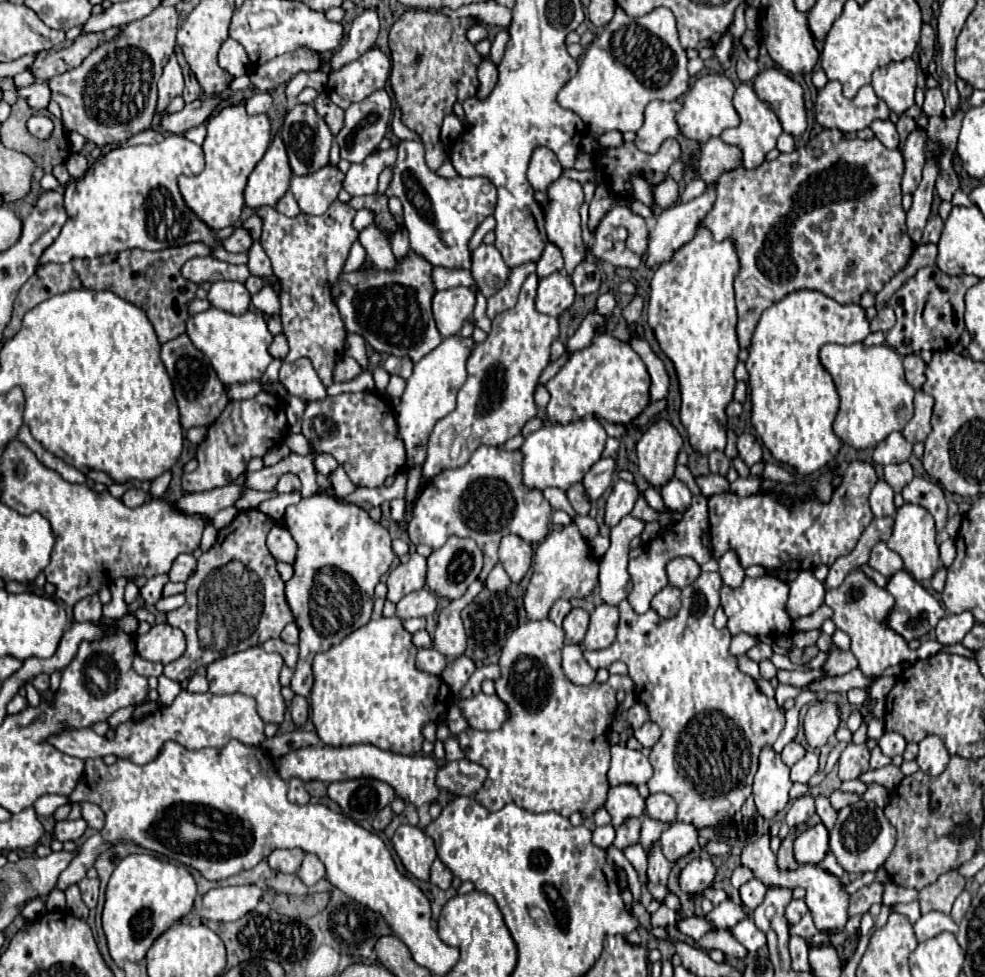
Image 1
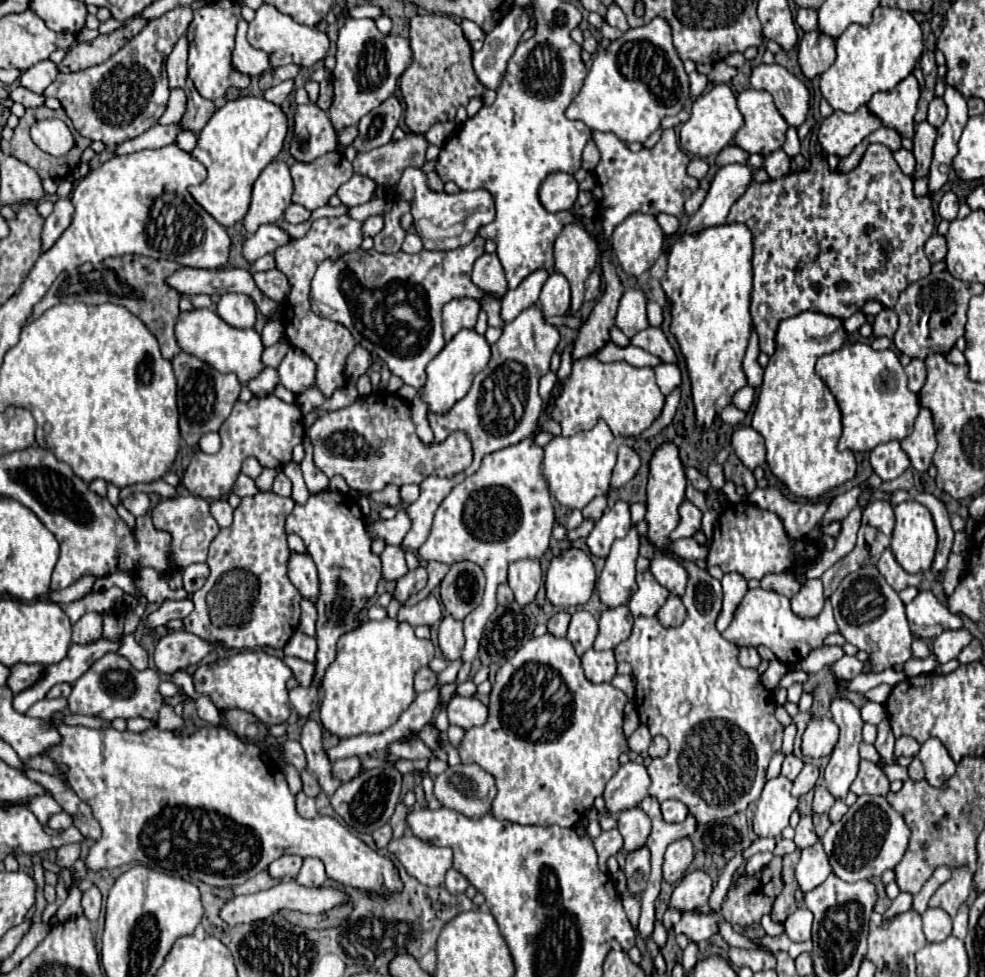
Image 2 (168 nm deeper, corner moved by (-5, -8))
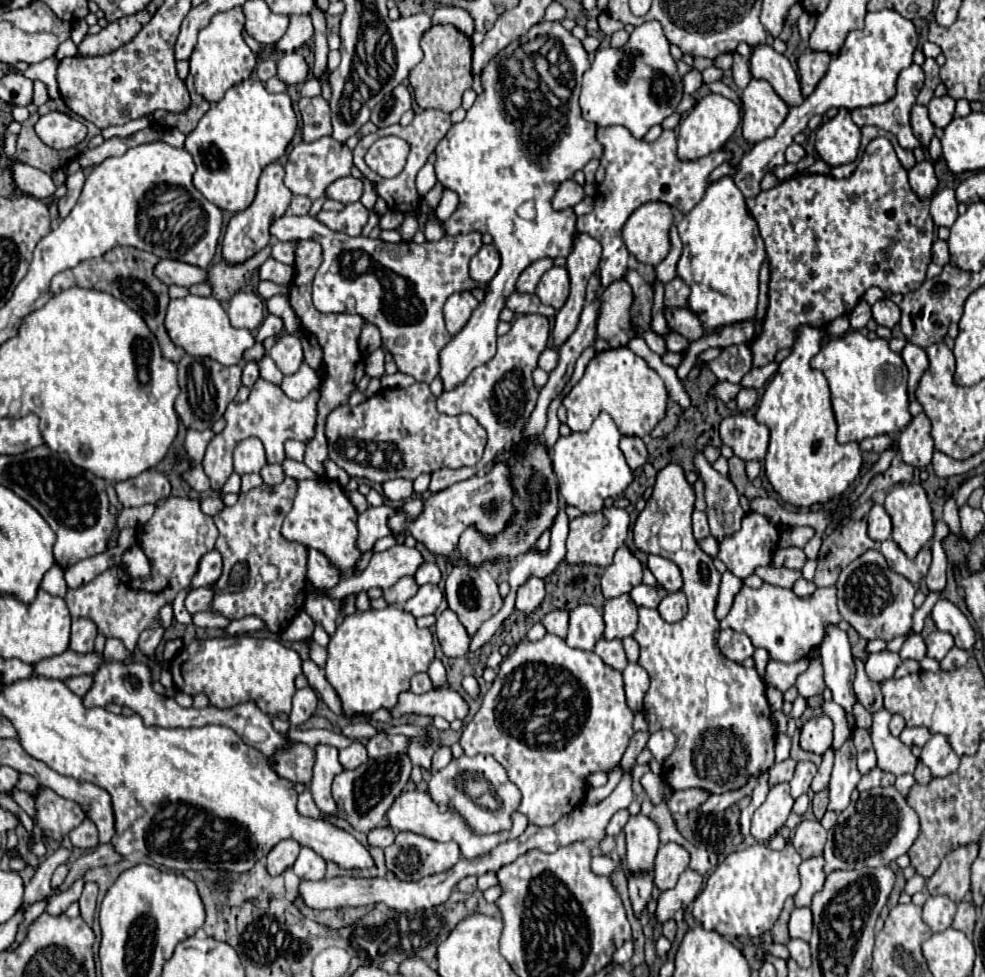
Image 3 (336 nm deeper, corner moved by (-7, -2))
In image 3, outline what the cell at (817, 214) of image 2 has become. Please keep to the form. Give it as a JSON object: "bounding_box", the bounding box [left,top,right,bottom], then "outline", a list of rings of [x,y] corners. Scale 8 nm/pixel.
{"bounding_box":[747,137,935,367],"outline":[[[885,137],[869,141],[857,169],[847,179],[801,173],[747,199],[747,209],[759,225],[769,261],[769,307],[761,335],[751,341],[753,367],[771,363],[777,351],[791,347],[797,325],[811,323],[827,327],[833,319],[851,313],[863,293],[873,285],[885,293],[905,295],[915,291],[925,279],[935,239],[935,223],[929,205],[931,199],[921,199],[911,191],[907,171],[899,163],[891,141]]]}

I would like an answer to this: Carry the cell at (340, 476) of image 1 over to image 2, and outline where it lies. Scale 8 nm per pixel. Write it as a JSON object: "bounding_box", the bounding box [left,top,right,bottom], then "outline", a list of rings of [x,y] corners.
{"bounding_box":[369,485,403,507],"outline":[[[387,485],[385,489],[377,491],[377,493],[369,493],[369,497],[381,505],[391,505],[391,507],[399,507],[403,501],[401,501],[401,495],[399,495],[399,487],[397,485]]]}

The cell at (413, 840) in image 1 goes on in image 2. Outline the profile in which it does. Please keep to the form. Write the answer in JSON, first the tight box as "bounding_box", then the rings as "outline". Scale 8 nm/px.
{"bounding_box":[387,833,453,887],"outline":[[[411,833],[393,839],[387,849],[399,859],[411,877],[429,887],[443,885],[445,873],[453,865],[453,851],[449,847],[429,845]]]}

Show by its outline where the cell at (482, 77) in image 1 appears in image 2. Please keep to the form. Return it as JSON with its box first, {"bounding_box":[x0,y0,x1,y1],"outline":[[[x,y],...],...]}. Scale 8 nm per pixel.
{"bounding_box":[473,7,529,89],"outline":[[[511,7],[511,11],[495,25],[495,29],[485,35],[483,49],[473,53],[475,75],[487,89],[499,87],[507,61],[527,29],[529,13],[523,7]]]}

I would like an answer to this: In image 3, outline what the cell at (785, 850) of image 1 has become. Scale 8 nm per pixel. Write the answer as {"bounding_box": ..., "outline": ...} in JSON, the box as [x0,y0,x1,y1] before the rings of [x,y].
{"bounding_box":[771,897,795,943],"outline":[[[789,897],[787,899],[787,903],[783,905],[783,911],[781,911],[781,915],[779,915],[779,919],[777,919],[777,923],[773,925],[773,929],[771,929],[771,937],[773,937],[773,941],[775,943],[787,943],[787,939],[789,939],[789,931],[787,931],[787,921],[789,921],[789,915],[791,915],[791,911],[795,909],[795,901],[793,901],[793,897]]]}

